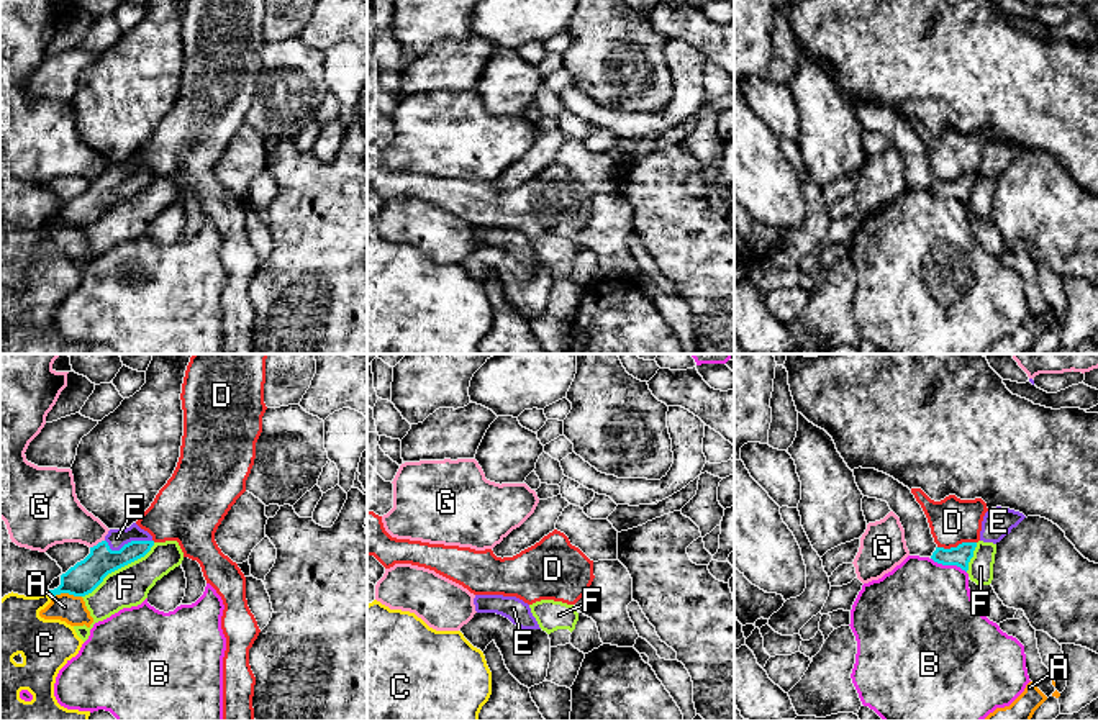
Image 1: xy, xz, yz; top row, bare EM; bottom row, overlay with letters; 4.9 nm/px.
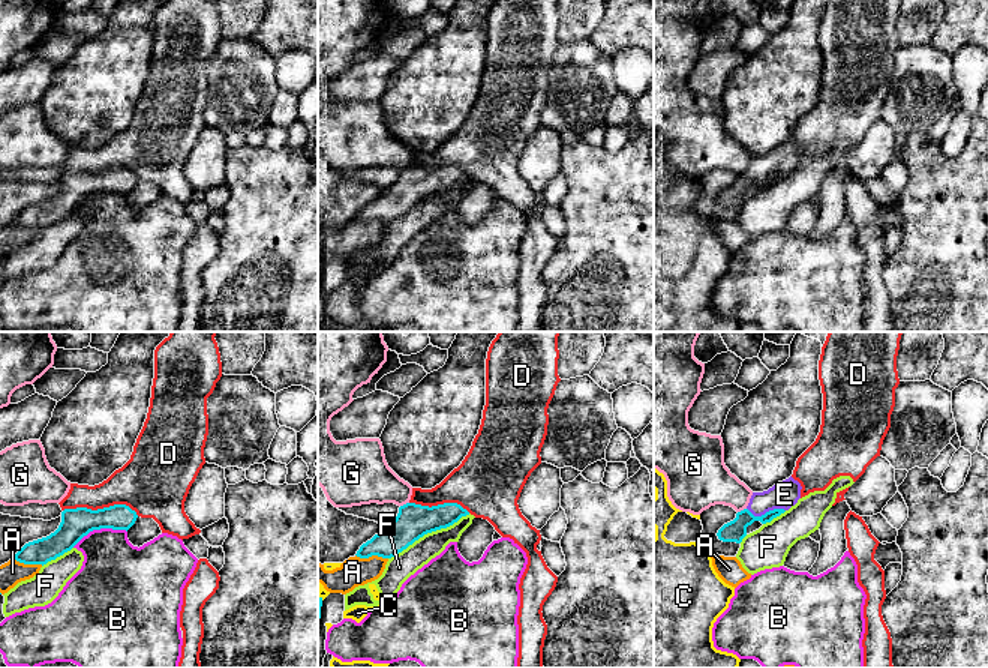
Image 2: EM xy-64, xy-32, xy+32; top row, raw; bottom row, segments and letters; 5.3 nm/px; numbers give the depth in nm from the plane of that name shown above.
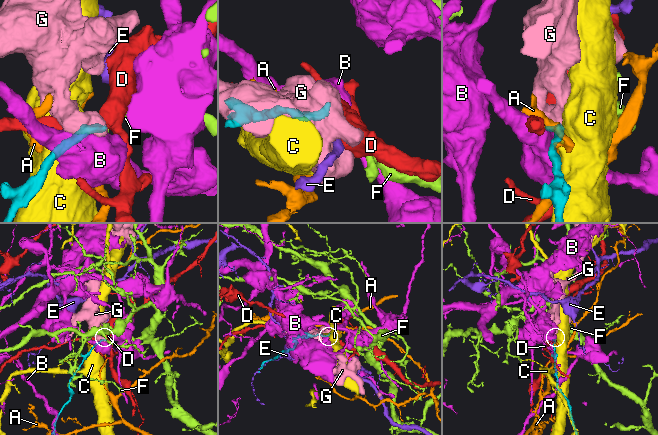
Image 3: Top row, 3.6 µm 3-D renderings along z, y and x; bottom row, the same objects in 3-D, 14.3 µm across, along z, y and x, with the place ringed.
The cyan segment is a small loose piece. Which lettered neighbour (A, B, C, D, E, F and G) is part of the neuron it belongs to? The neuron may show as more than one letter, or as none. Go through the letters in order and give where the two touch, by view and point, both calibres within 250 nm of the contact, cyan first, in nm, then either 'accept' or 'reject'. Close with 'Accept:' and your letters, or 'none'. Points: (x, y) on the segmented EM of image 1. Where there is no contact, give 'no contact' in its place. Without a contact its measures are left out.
A: meets cyan in xy at (66, 592); 160 nm thick on the cyan side, 140 nm on the other; reject
B: meets cyan in yz at (949, 564); 100 nm thick on the cyan side, 460 nm on the other; reject
C: meets cyan in xy at (49, 595); 160 nm thick on the cyan side, 280 nm on the other; reject
D: meets cyan in yz at (957, 546); 100 nm thick on the cyan side, 220 nm on the other; reject
E: meets cyan in xy at (128, 543); 150 nm thick on the cyan side, 100 nm on the other; accept
F: meets cyan in xy at (118, 567); 160 nm thick on the cyan side, 200 nm on the other; reject
G: meets cyan in xy at (99, 543); 160 nm thick on the cyan side, 260 nm on the other; reject
Accept: E

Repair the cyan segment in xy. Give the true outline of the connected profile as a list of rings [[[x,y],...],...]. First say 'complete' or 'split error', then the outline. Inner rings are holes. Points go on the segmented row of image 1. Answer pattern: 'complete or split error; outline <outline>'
split error; outline [[[133,523],[126,529],[110,529],[102,542],[90,547],[90,554],[61,575],[61,585],[48,590],[52,598],[61,593],[85,596],[92,593],[103,578],[144,557],[154,546],[152,536]]]

